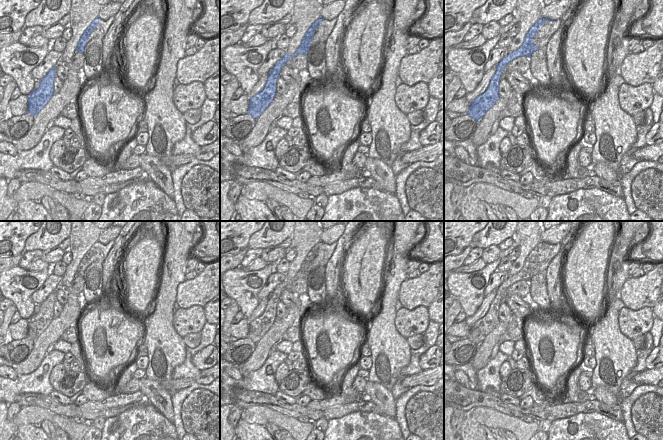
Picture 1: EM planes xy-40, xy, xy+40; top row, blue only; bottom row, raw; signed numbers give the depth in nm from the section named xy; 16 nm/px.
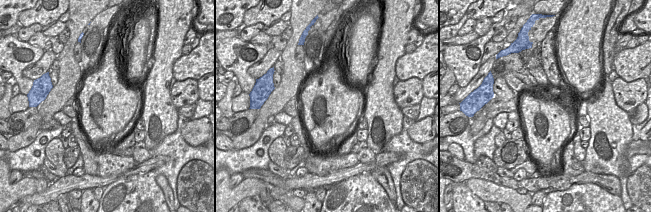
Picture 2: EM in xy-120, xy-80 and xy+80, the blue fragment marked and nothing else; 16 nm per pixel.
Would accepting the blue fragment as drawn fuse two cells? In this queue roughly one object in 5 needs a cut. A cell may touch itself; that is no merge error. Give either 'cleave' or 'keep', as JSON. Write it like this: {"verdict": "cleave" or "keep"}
{"verdict": "keep"}

